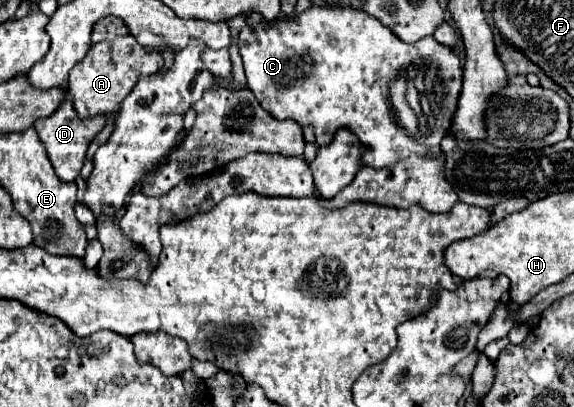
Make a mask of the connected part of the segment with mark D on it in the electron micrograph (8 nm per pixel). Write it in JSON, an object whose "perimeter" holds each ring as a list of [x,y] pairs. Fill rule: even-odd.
{"perimeter":[[[65,99],[51,117],[35,121],[33,127],[35,127],[39,139],[43,141],[45,149],[47,149],[49,161],[53,163],[53,169],[55,169],[57,177],[61,181],[75,181],[75,177],[79,175],[79,171],[81,171],[81,167],[85,163],[85,153],[87,153],[89,143],[105,127],[105,117],[97,115],[97,117],[91,117],[91,119],[79,119],[75,115],[73,103],[69,99]]]}

